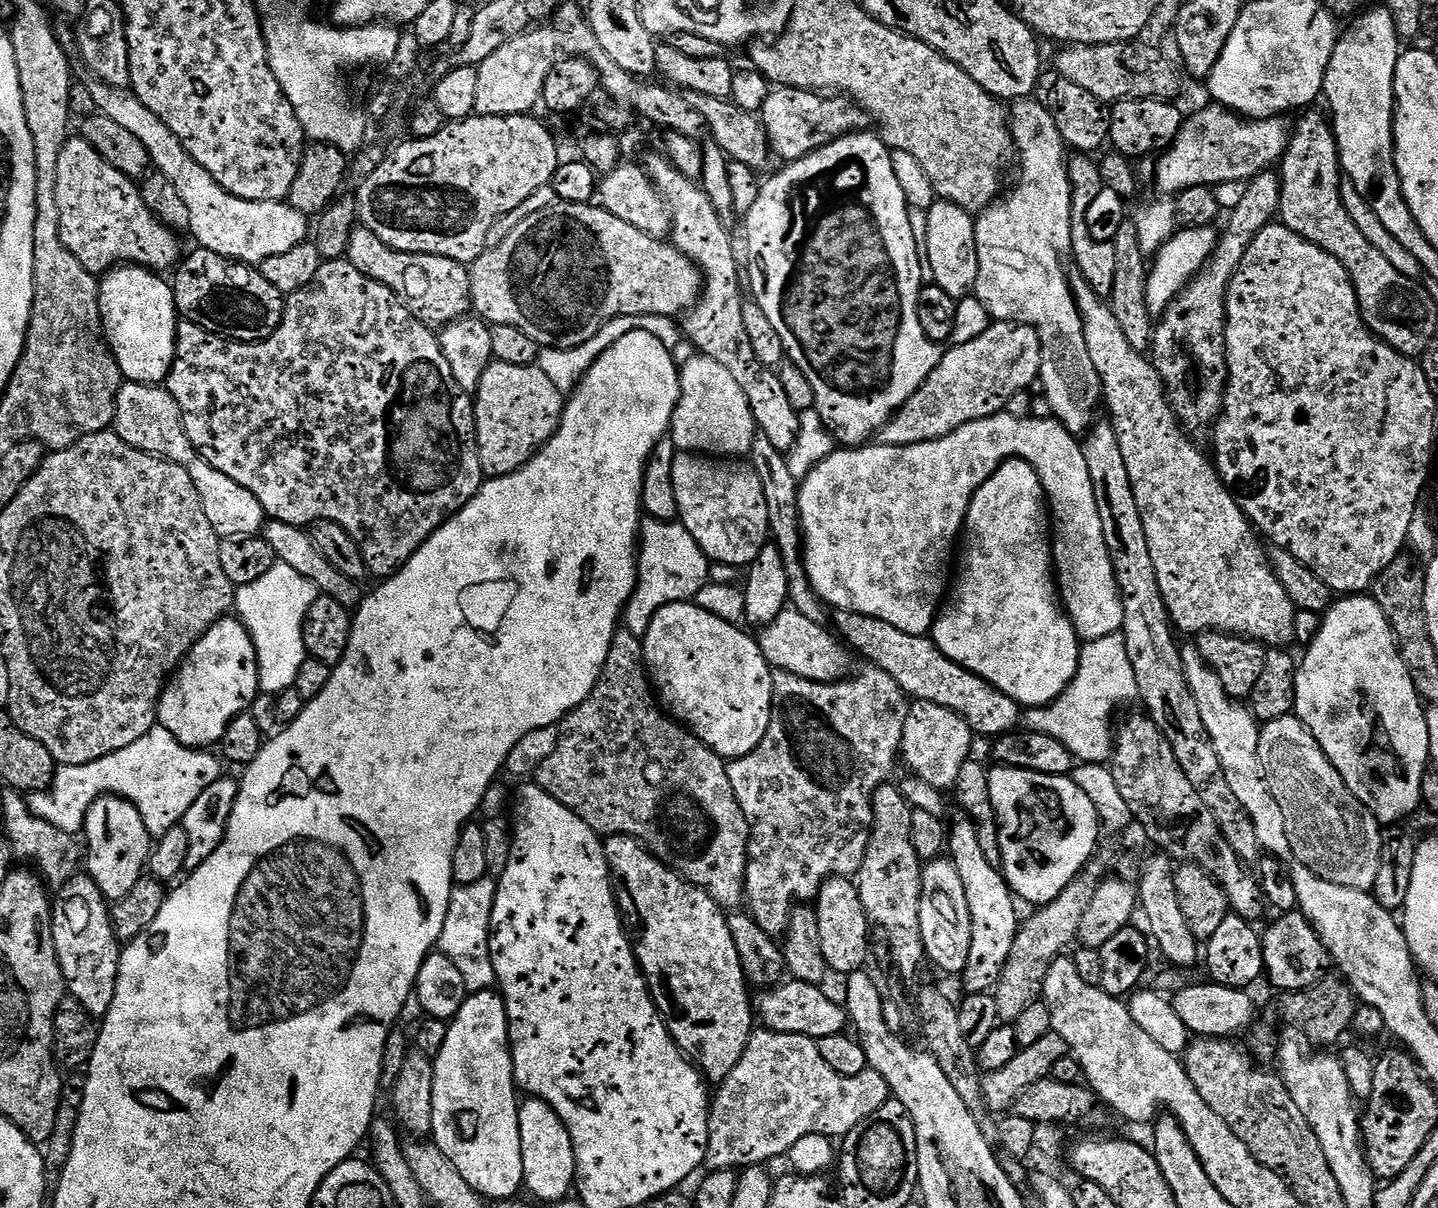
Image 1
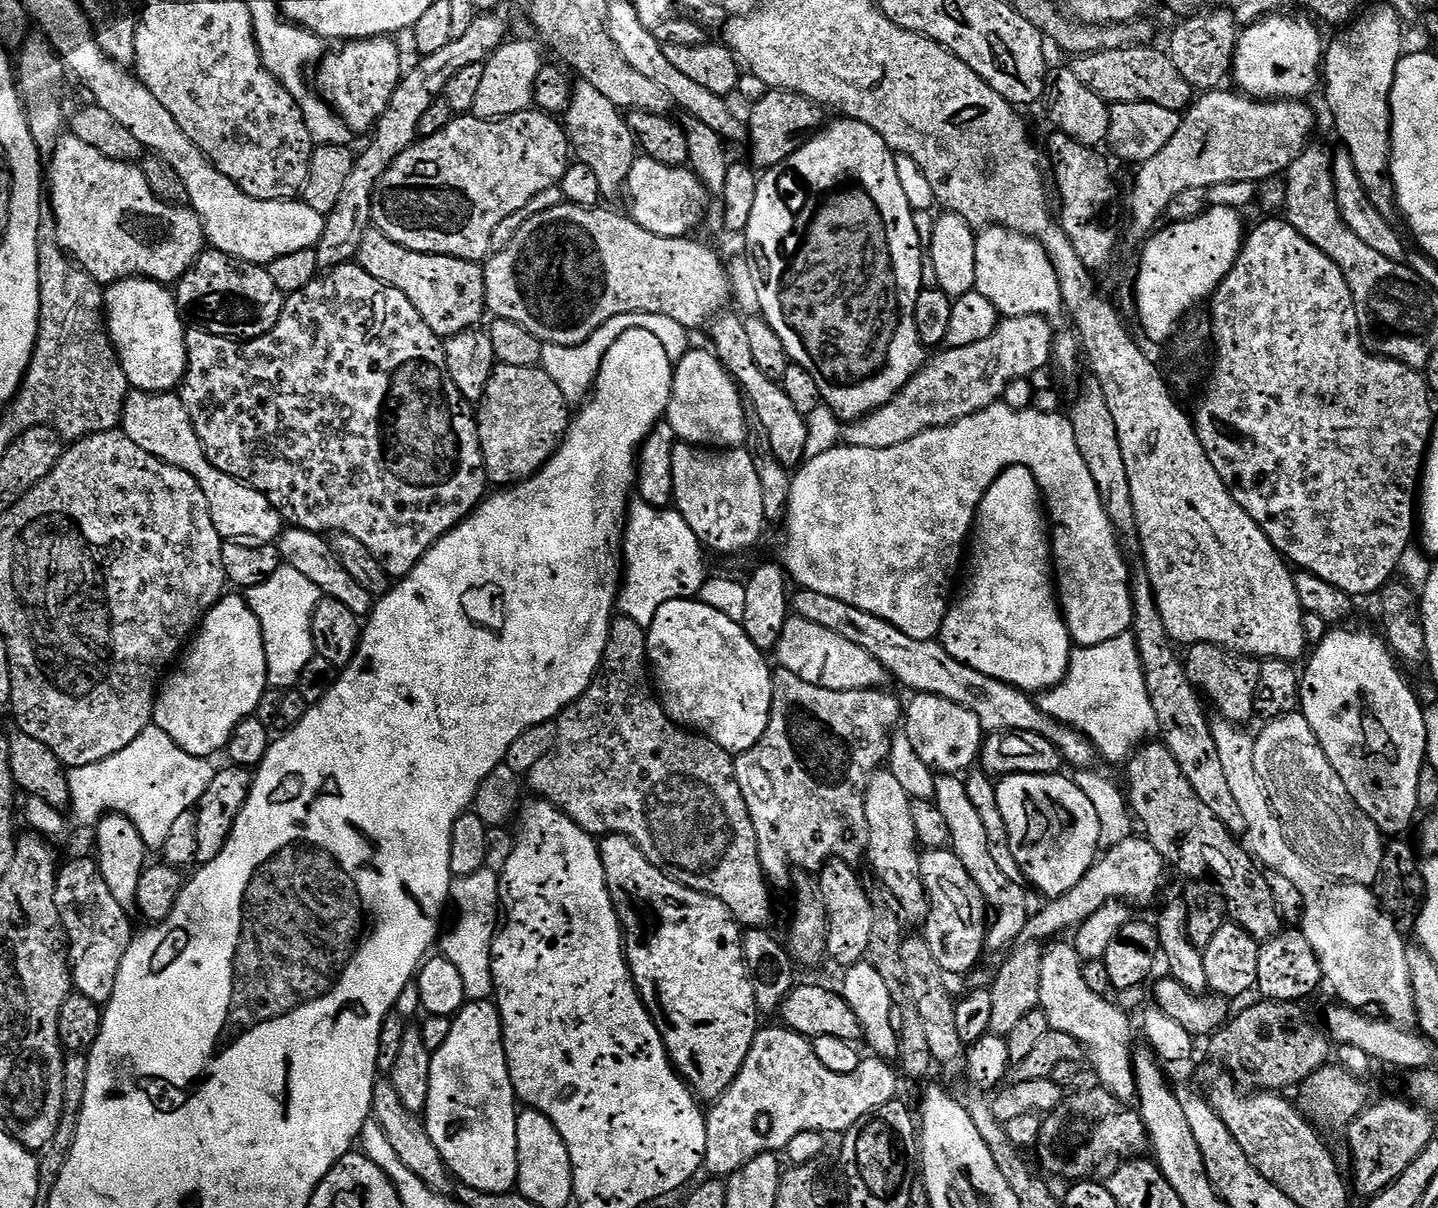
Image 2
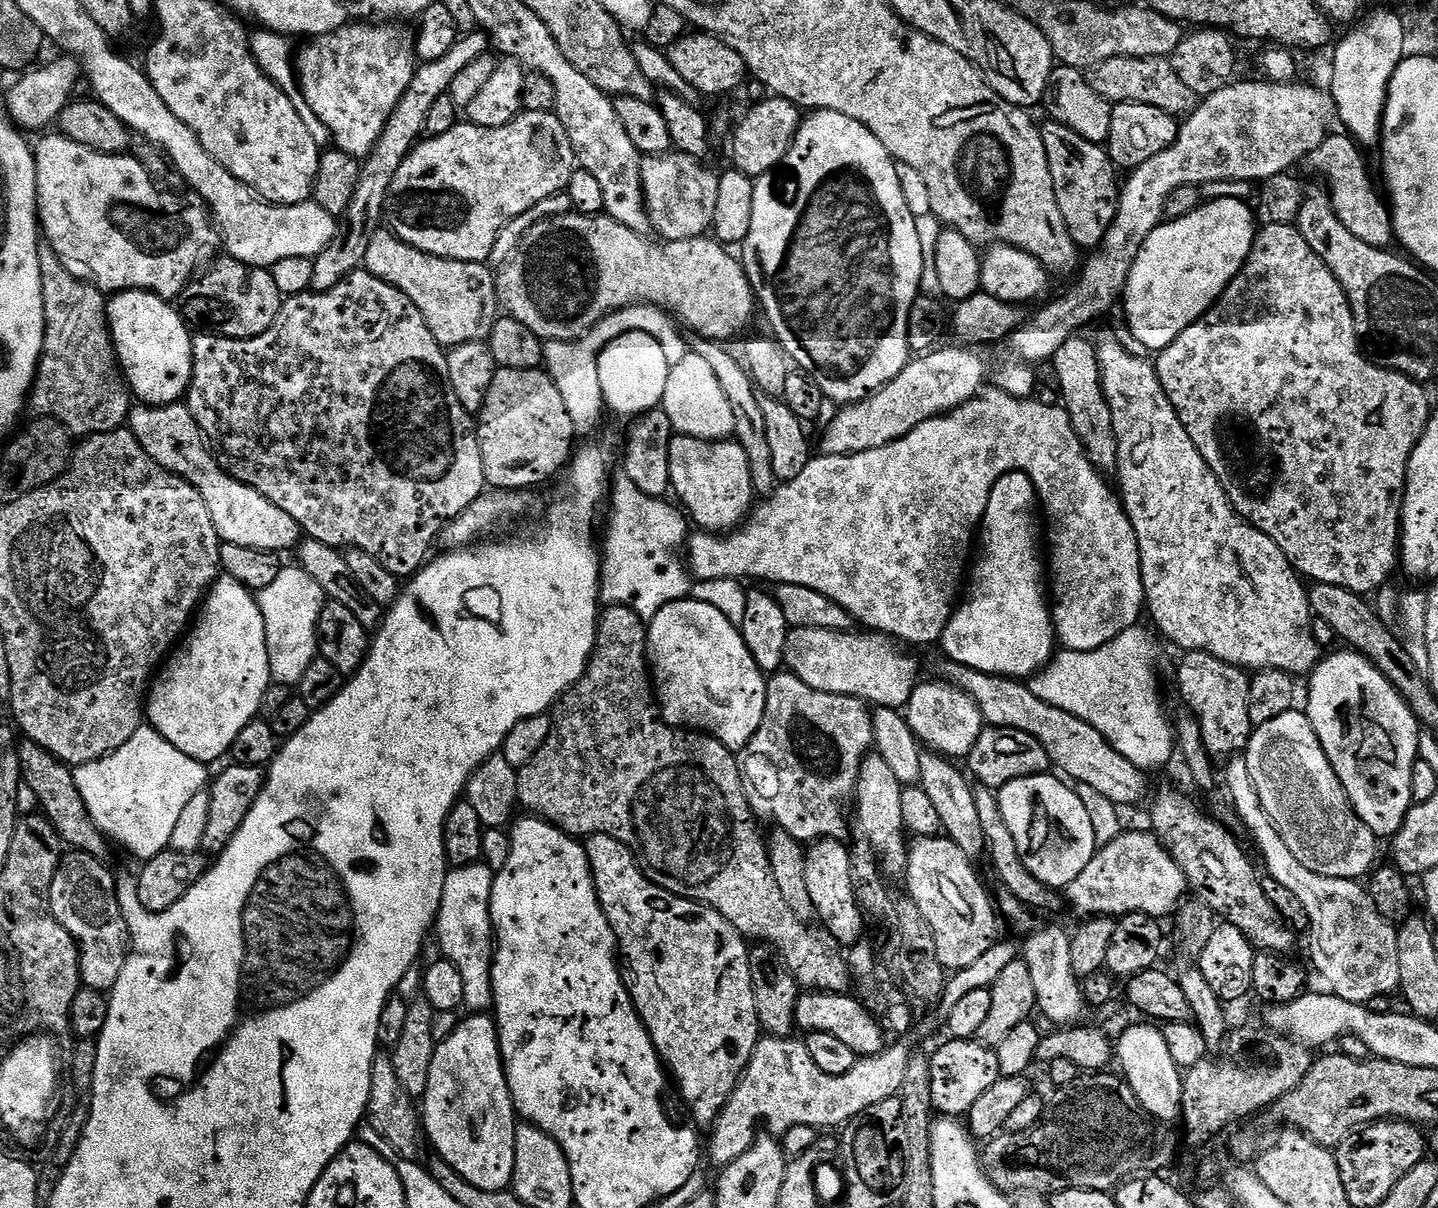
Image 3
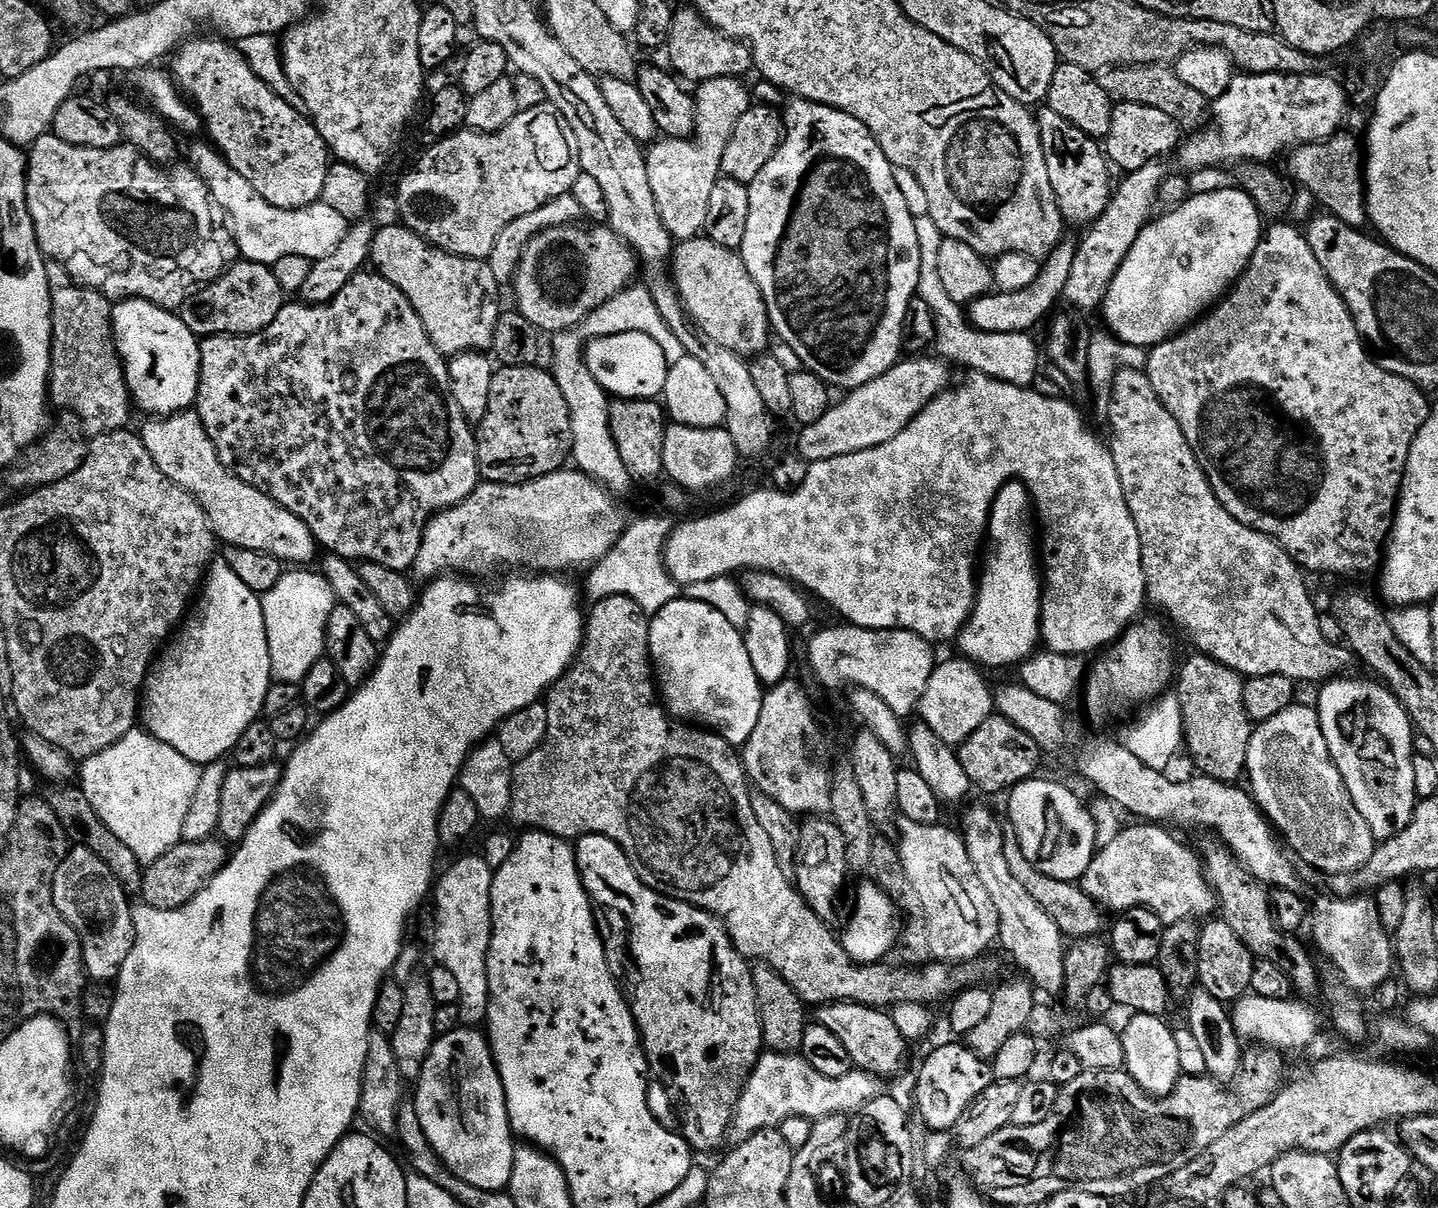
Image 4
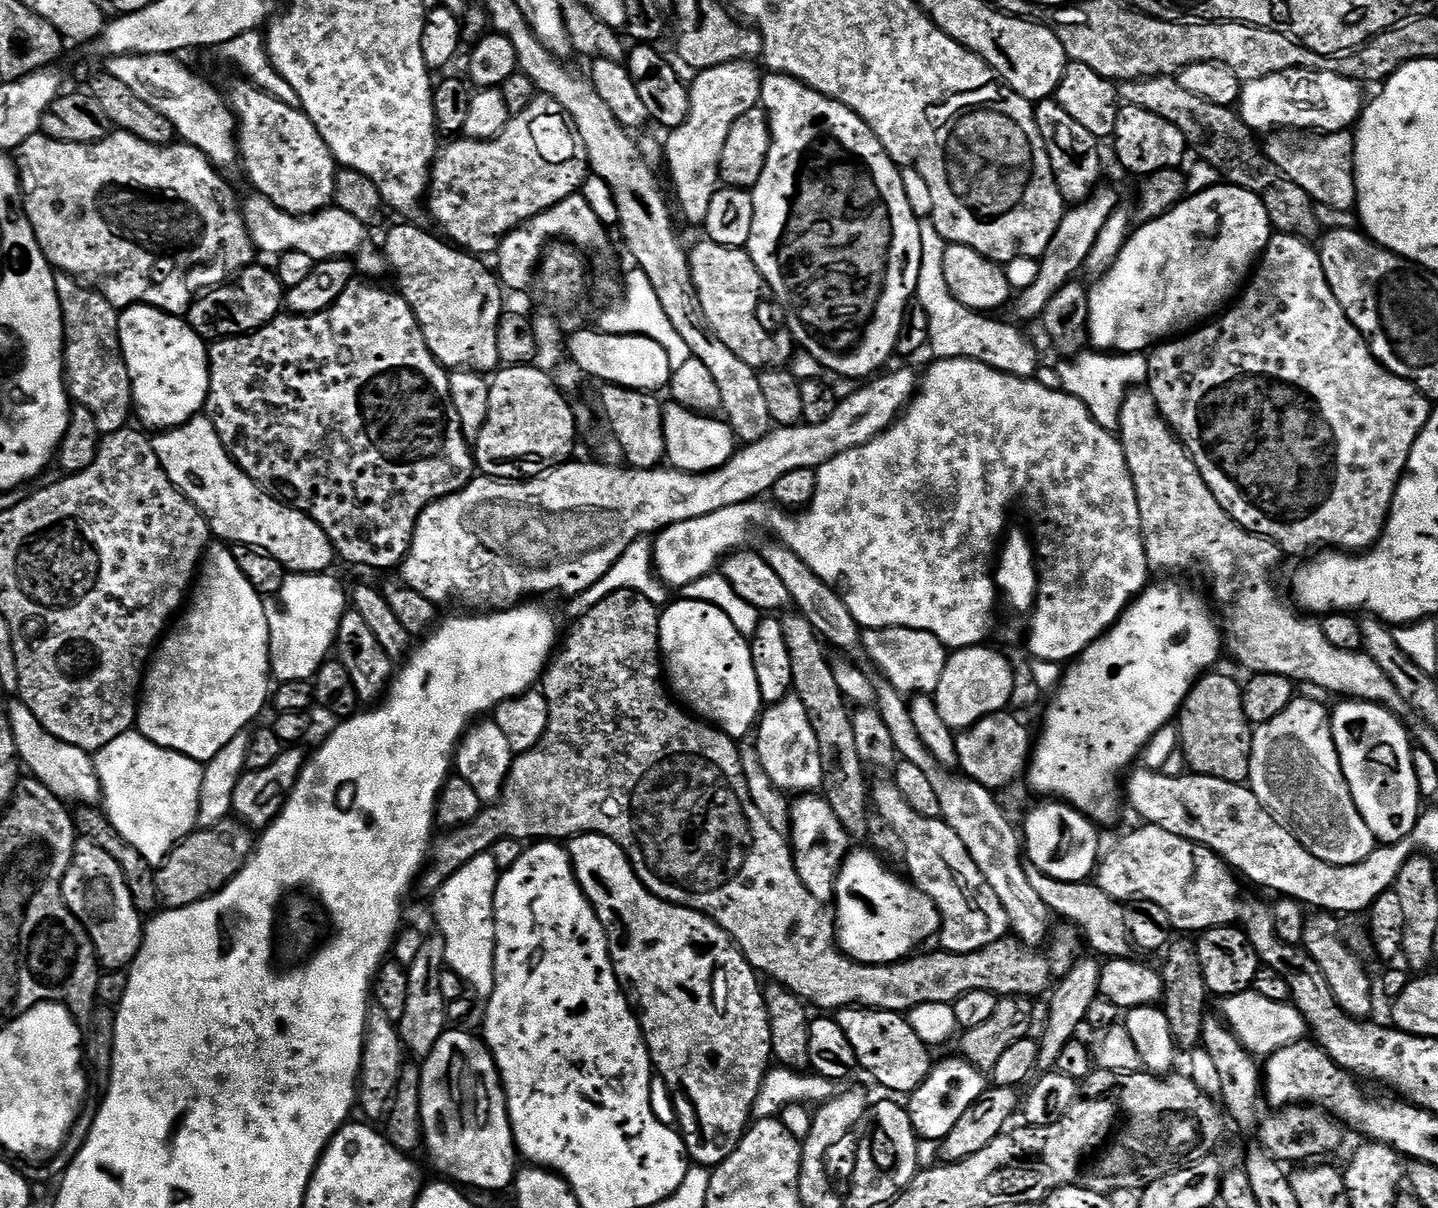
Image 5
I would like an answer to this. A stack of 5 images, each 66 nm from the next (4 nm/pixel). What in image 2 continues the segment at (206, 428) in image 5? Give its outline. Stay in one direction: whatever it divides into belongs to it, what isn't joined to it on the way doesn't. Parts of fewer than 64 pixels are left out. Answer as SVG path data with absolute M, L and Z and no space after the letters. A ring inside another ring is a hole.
M129 391L124 403L122 431L128 435L130 442L142 446L146 454L154 454L154 458L178 466L178 470L186 470L186 474L198 482L202 494L206 494L210 518L225 541L270 544L279 537L282 517L276 507L258 490L230 474L222 474L222 470L208 461L202 442L190 422L190 414L186 414L186 406L182 406L179 395L172 392Z

